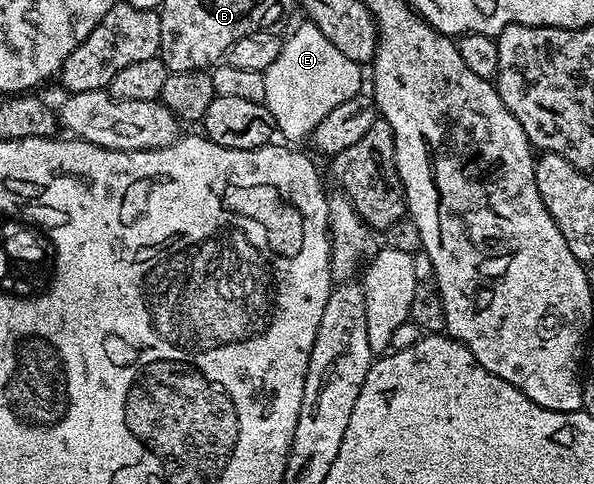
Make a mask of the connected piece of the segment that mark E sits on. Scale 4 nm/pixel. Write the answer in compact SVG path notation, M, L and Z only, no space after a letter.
M310 22L292 34L288 40L282 41L277 58L263 73L265 78L265 98L263 103L275 119L275 127L284 132L291 140L306 141L315 127L333 110L333 106L341 106L341 102L349 102L349 98L360 95L365 84L360 65L354 64L317 26Z

